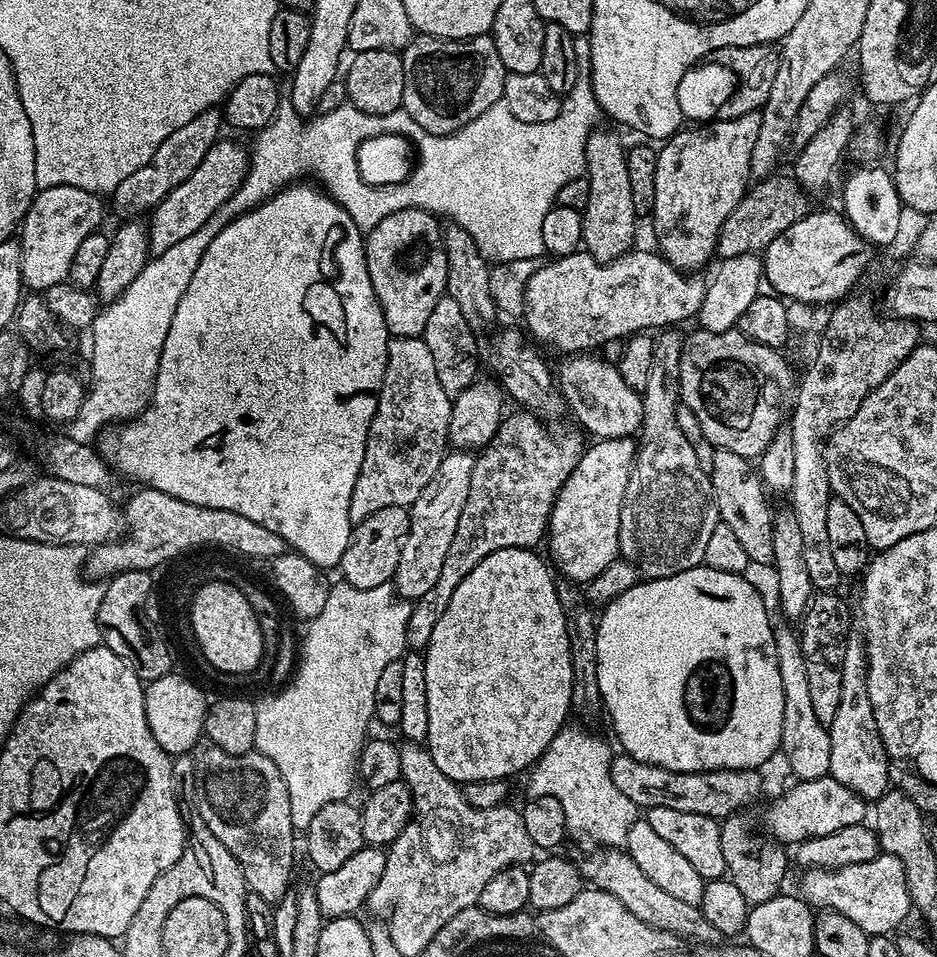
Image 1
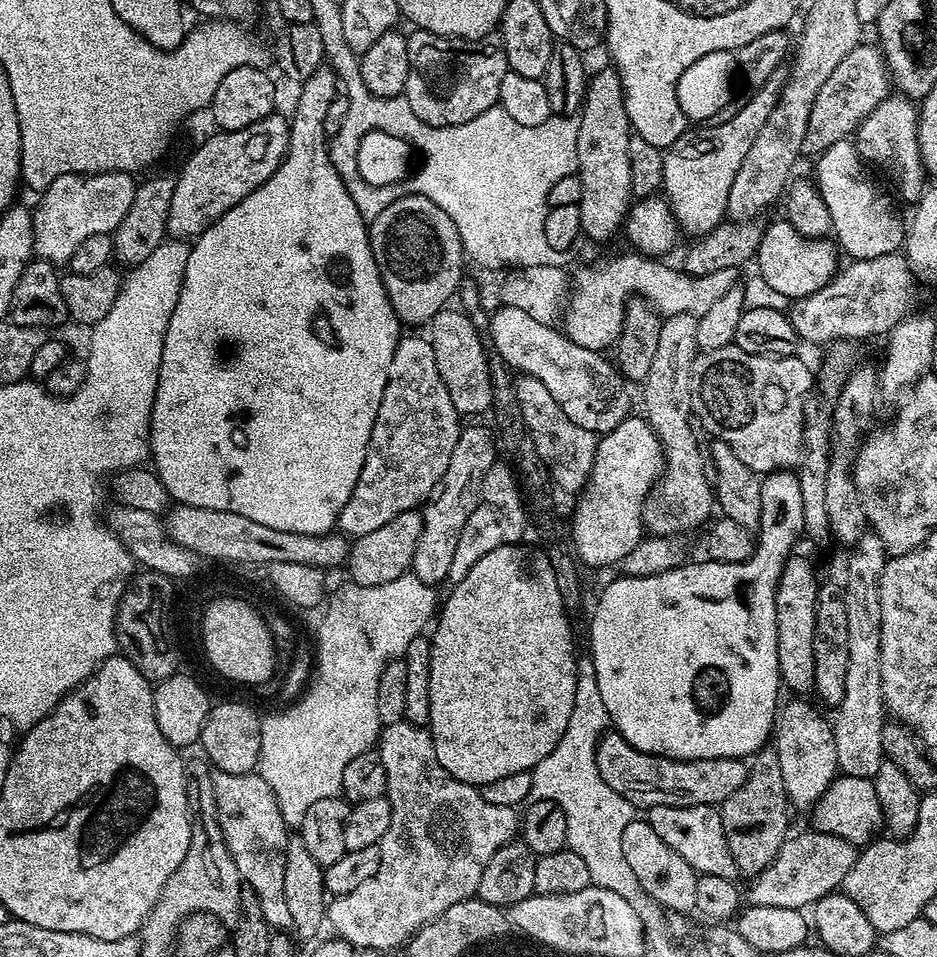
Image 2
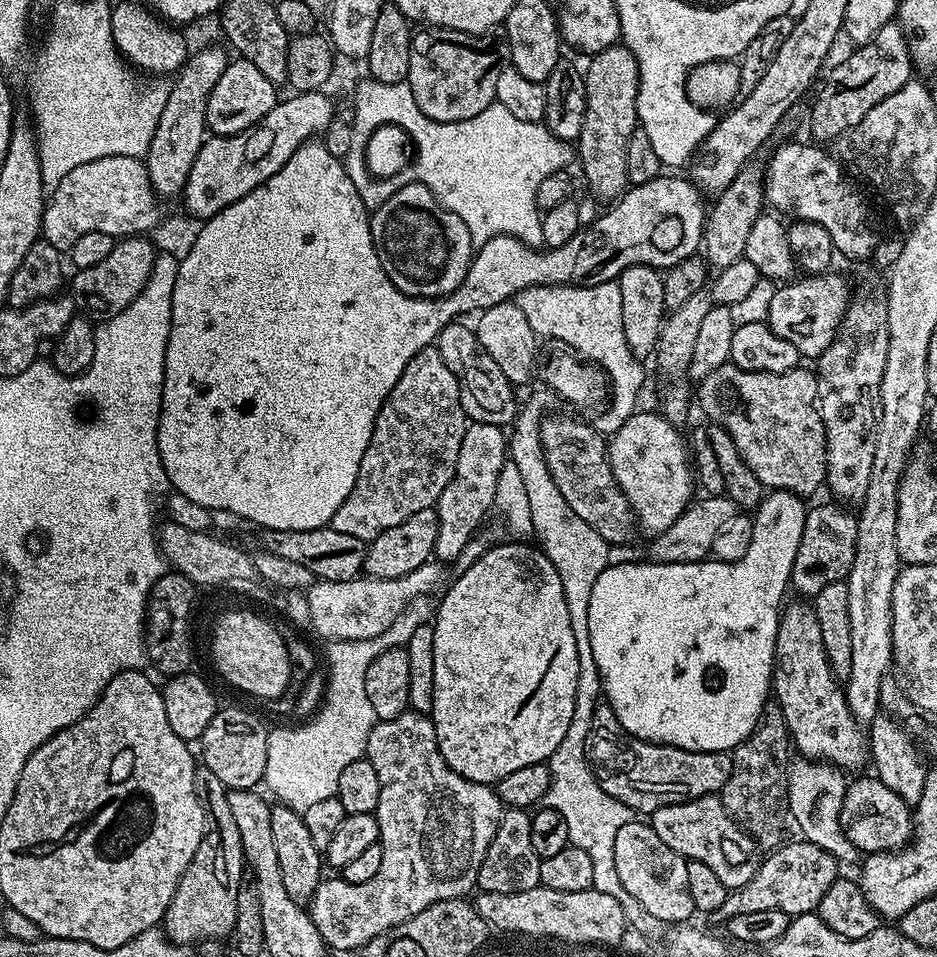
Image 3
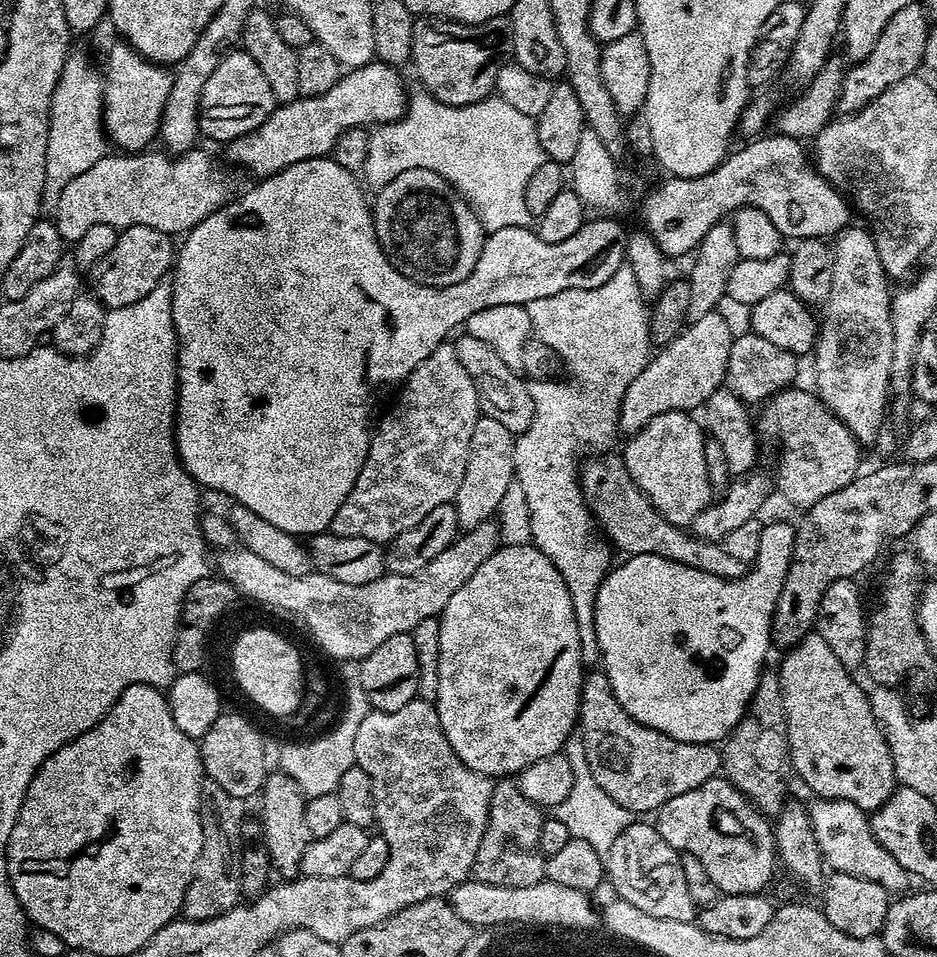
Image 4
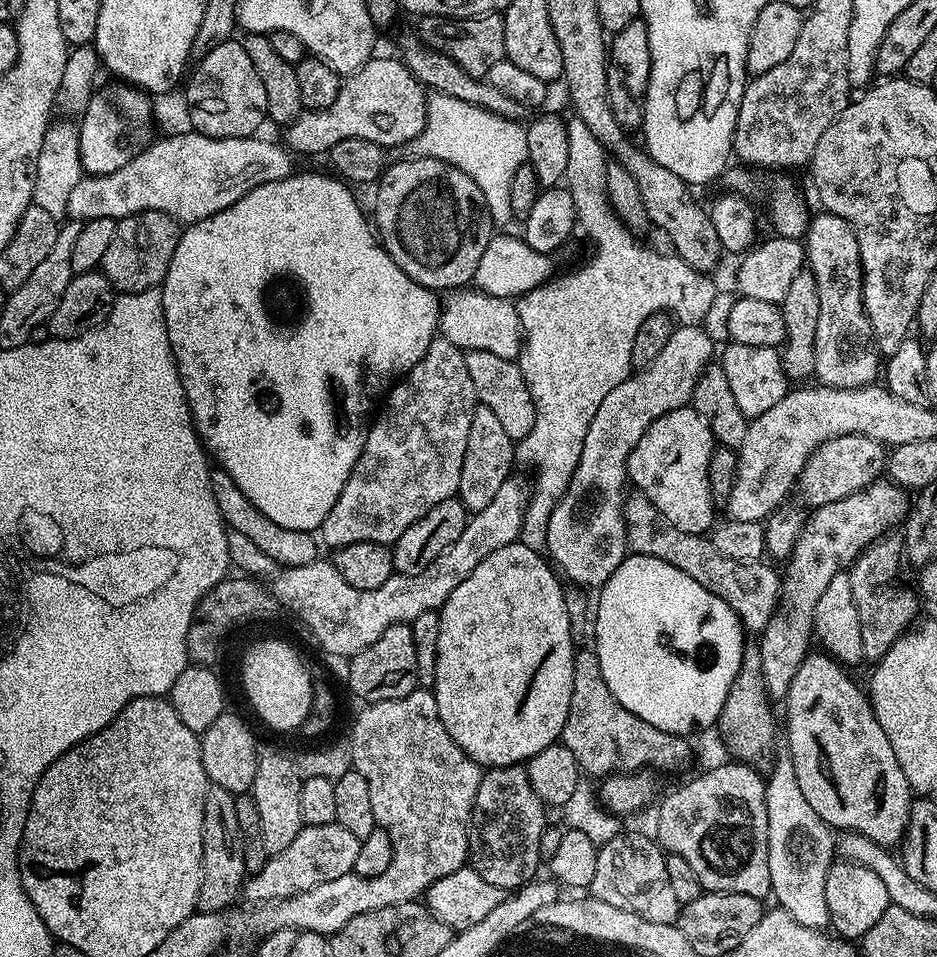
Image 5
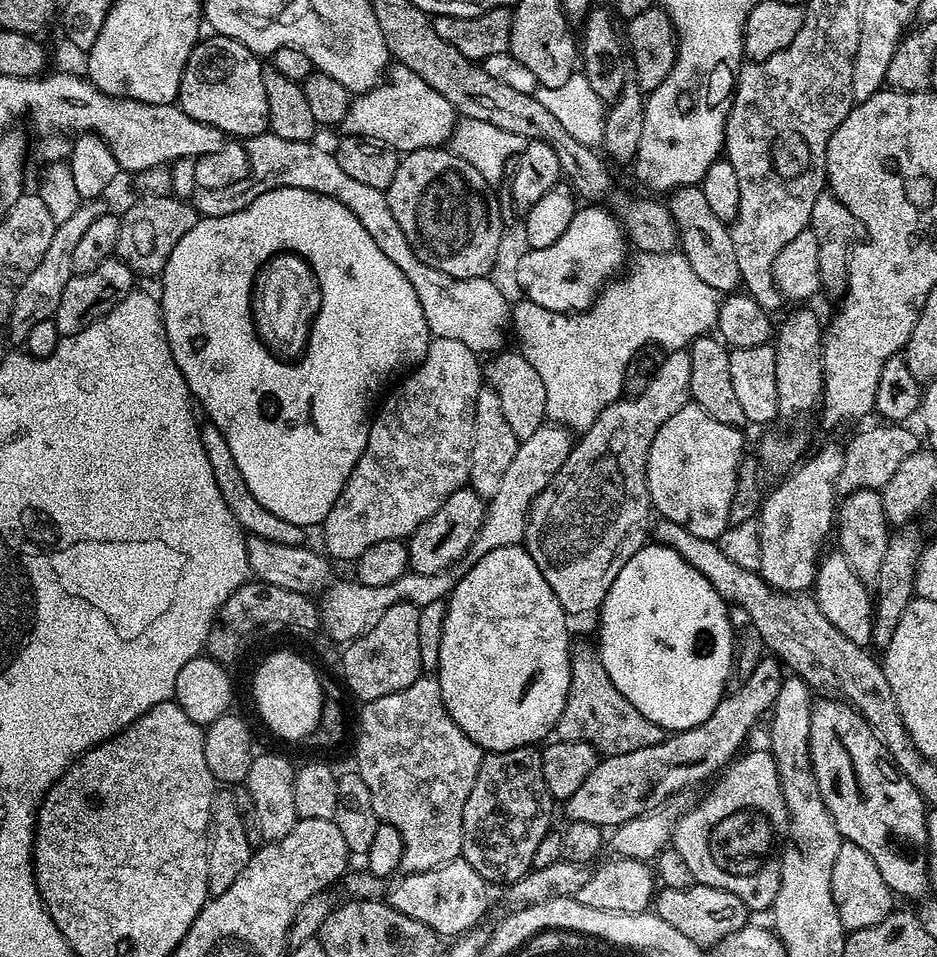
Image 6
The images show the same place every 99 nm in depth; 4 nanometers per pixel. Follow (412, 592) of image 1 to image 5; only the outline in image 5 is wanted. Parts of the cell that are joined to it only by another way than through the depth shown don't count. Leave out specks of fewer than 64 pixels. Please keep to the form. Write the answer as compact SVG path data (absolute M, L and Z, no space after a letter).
M477 403L471 419L466 454L463 455L462 475L459 479L458 498L471 513L485 508L502 487L507 485L508 474L515 465L515 441L513 441L494 412L488 406Z

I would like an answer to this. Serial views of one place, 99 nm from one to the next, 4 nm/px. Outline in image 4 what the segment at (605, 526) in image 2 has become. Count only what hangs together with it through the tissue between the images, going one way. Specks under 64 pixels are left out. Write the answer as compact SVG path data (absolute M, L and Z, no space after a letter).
M663 412L653 416L648 423L627 437L622 463L630 478L648 495L648 501L672 524L691 525L692 520L713 503L712 484L708 481L708 456L704 453L706 433L701 421L686 412Z

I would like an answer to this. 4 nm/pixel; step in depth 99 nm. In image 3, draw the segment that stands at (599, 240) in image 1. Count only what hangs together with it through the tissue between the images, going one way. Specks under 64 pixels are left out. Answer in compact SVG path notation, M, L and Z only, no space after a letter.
M623 42L611 44L606 50L595 53L588 64L588 72L583 73L586 90L586 118L582 118L582 134L578 141L578 160L584 163L584 180L588 188L600 200L615 201L624 195L629 187L626 174L626 142L630 142L630 134L638 127L636 107L638 106L638 86L640 71L634 54Z

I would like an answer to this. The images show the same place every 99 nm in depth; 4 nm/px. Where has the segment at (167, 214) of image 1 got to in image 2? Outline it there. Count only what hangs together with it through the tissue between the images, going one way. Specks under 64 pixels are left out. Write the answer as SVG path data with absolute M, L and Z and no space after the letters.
M273 114L242 130L213 131L209 140L202 141L176 176L174 198L170 198L168 236L180 242L201 236L226 210L238 206L246 194L270 179L288 150L288 125L285 117L283 120L279 114Z

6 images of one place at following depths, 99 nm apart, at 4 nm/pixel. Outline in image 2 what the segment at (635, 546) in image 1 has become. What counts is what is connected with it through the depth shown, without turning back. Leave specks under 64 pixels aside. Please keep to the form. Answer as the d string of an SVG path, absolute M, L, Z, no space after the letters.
M674 314L663 317L662 331L658 337L658 347L654 354L654 363L650 366L650 374L642 381L644 388L644 409L648 425L658 434L658 442L664 451L664 475L648 492L644 503L644 526L654 536L680 536L691 528L703 529L713 519L714 513L714 484L706 467L706 456L700 453L701 441L690 430L692 415L692 395L690 394L690 374L692 363L698 355L698 319L686 314Z

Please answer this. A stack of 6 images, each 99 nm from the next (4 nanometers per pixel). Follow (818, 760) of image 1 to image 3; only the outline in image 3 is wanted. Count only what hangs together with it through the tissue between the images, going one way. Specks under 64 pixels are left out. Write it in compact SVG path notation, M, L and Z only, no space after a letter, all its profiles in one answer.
M796 758L788 765L788 816L800 827L799 835L814 846L822 846L841 865L858 860L858 853L840 826L842 804L849 781L841 769L832 764Z

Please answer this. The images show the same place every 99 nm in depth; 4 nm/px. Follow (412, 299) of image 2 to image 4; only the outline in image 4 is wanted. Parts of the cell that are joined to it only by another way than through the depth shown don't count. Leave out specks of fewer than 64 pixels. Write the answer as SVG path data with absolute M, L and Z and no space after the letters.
M406 170L375 193L372 231L397 274L426 286L462 282L480 257L486 239L480 219L459 192L432 170Z

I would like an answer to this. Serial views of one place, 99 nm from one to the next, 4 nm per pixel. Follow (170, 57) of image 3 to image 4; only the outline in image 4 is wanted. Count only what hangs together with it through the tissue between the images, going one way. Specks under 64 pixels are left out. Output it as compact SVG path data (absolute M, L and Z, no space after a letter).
M115 43L109 46L108 53L104 56L104 68L102 67L104 131L107 139L115 147L116 144L120 147L117 149L136 154L147 149L151 140L157 139L166 98L170 98L172 72L165 65L140 56L129 44Z

